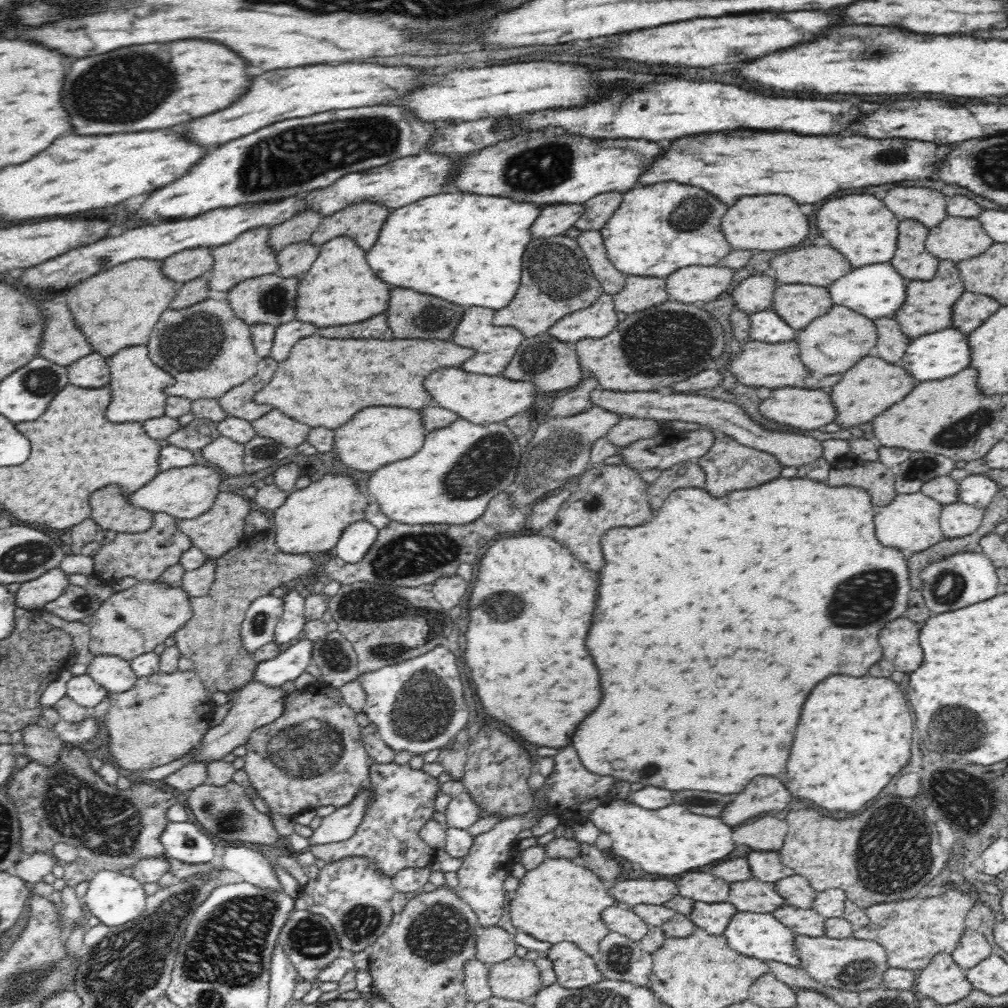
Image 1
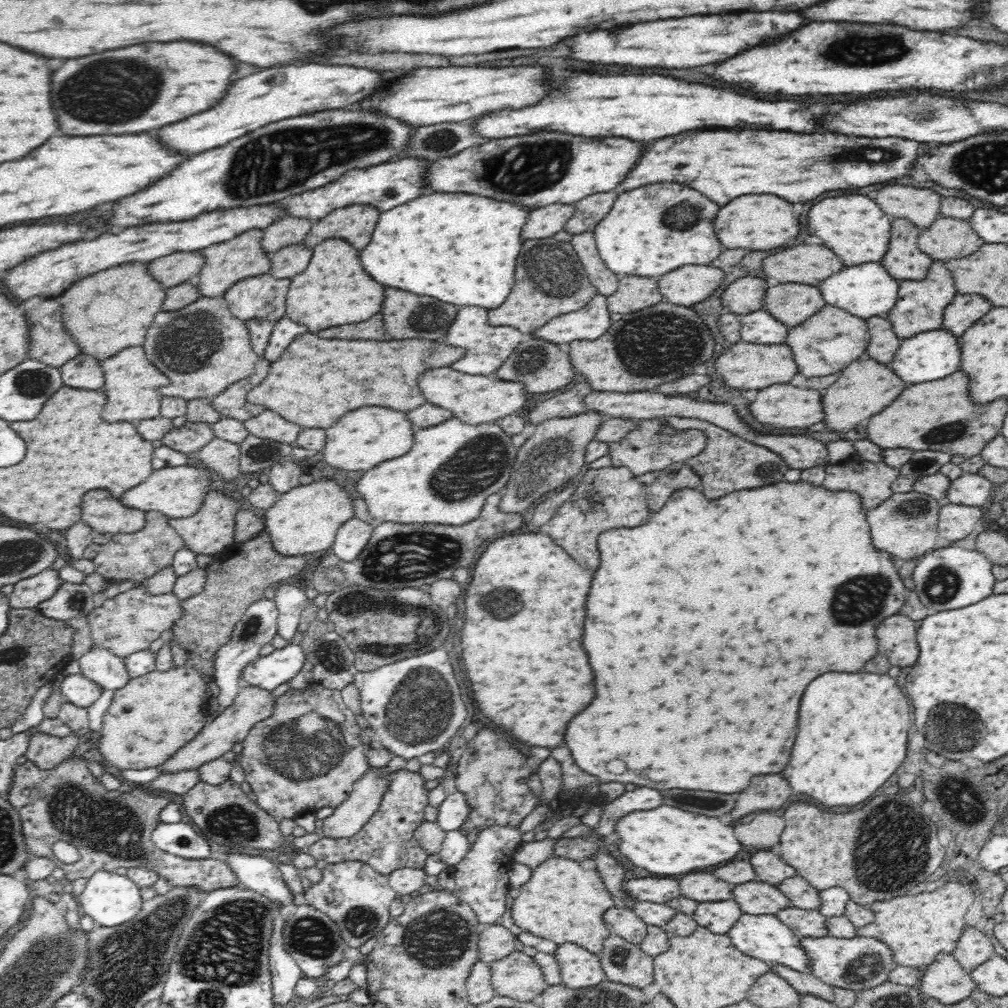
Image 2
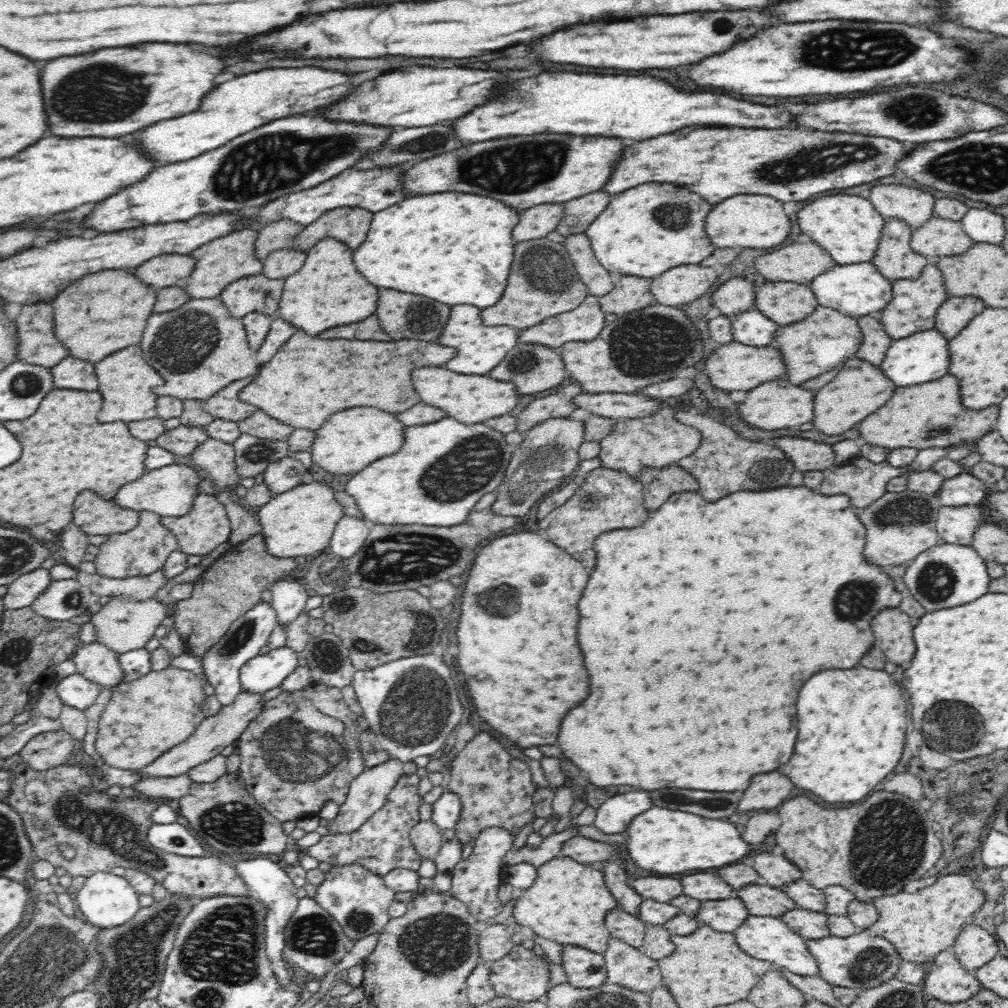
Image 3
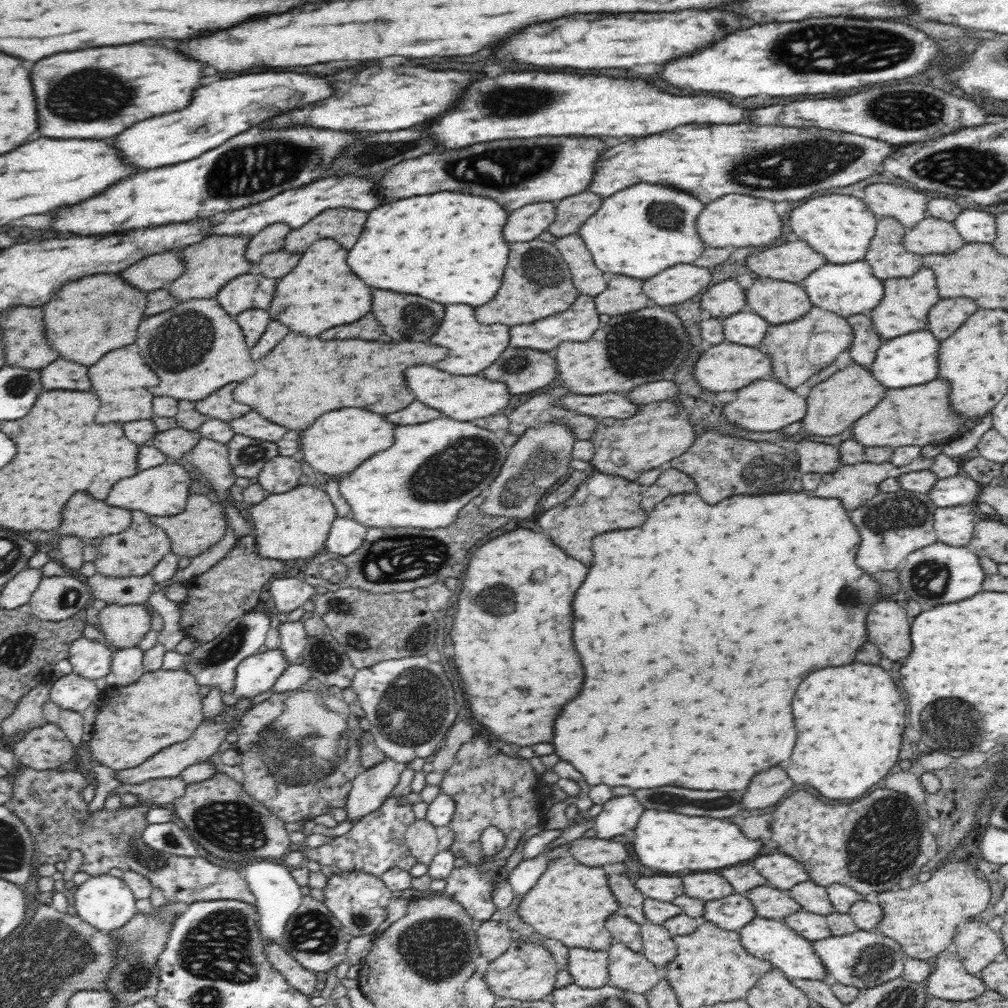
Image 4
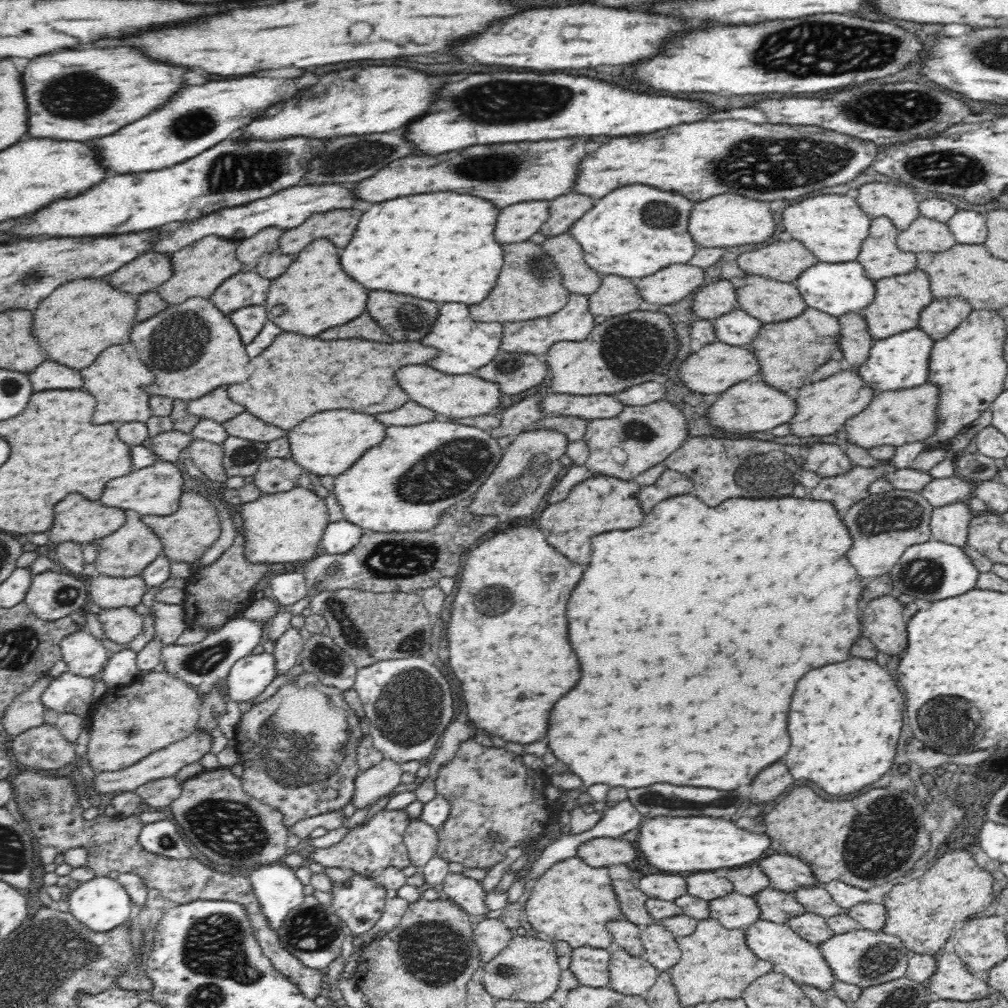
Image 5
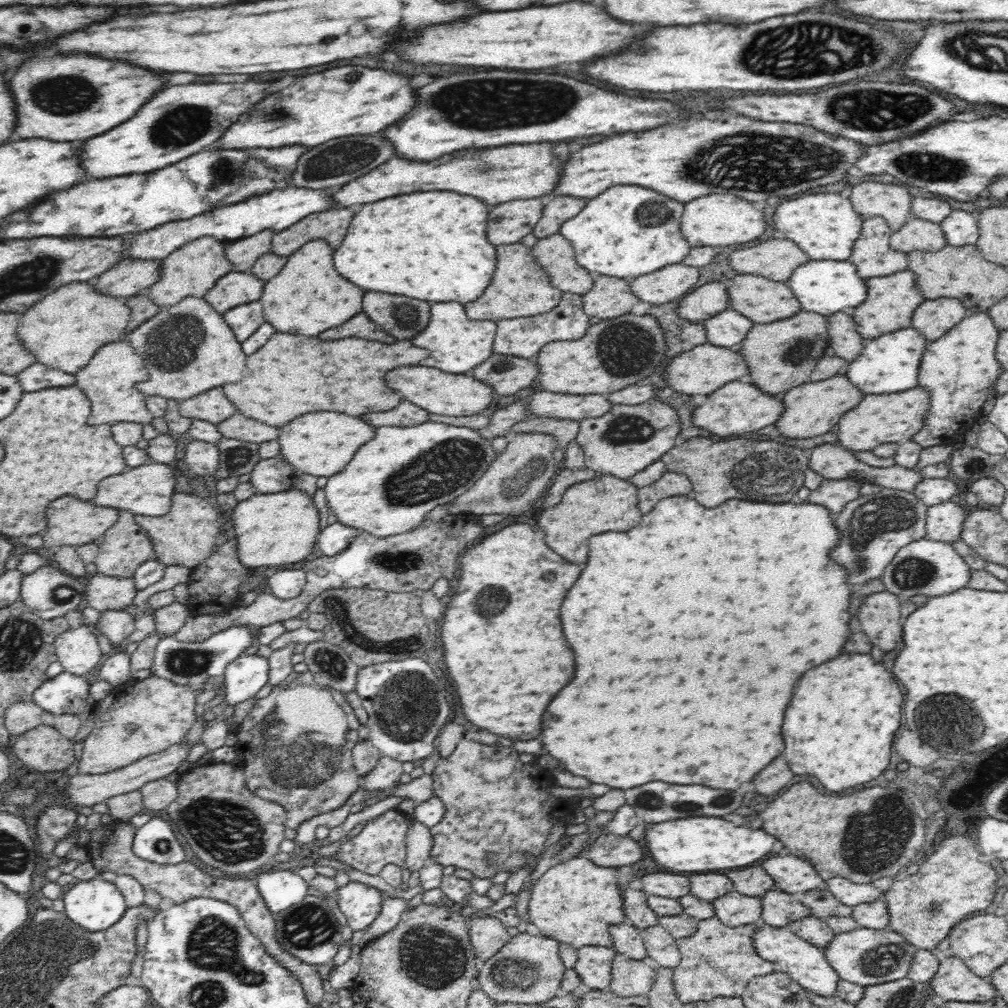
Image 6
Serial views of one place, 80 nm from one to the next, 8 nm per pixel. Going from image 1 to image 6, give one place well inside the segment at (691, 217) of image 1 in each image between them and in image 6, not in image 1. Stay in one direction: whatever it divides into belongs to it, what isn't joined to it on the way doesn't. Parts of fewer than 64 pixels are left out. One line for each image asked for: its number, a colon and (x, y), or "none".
2: (648, 232)
3: (646, 230)
4: (622, 240)
5: (633, 232)
6: (628, 232)

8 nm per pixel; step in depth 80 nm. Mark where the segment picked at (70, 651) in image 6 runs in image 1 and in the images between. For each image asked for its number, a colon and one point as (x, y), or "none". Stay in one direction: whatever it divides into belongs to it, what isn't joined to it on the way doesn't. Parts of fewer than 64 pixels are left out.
1: (113, 673)
2: (103, 667)
3: (95, 662)
4: (92, 660)
5: (85, 656)

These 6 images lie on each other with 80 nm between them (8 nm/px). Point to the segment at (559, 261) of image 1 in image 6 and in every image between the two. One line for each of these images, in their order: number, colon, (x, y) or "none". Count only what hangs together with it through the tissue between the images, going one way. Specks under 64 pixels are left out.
2: (552, 281)
3: (543, 282)
4: (538, 283)
5: (530, 286)
6: (520, 288)

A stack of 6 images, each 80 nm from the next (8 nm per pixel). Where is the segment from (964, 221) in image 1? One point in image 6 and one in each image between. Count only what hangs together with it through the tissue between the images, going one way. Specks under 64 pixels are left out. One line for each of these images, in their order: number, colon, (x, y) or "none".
2: (948, 238)
3: (939, 237)
4: (932, 236)
5: (924, 235)
6: (918, 235)

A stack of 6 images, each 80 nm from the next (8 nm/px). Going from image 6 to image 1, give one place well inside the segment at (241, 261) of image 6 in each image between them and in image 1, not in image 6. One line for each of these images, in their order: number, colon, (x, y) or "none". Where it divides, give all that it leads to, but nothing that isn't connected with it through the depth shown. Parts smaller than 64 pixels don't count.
1: (299, 228)
2: (278, 235)
3: (279, 234)
4: (270, 239)
5: (249, 251)

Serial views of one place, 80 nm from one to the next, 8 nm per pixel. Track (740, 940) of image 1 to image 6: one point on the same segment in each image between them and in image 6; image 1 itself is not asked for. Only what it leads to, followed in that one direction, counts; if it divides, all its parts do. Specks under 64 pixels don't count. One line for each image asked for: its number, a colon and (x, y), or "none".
2: (764, 937)
3: (769, 938)
4: (771, 940)
5: (776, 943)
6: (804, 962)

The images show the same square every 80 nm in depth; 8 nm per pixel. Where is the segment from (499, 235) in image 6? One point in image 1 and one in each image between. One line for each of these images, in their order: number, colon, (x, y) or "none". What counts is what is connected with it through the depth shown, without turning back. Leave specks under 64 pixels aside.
1: (555, 220)
2: (545, 222)
3: (535, 223)
4: (526, 224)
5: (517, 223)

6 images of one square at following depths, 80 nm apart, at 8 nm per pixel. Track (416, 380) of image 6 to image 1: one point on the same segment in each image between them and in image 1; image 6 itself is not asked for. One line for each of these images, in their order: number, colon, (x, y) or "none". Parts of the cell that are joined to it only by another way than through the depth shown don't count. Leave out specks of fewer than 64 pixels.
1: (482, 399)
2: (477, 399)
3: (471, 399)
4: (464, 398)
5: (463, 396)

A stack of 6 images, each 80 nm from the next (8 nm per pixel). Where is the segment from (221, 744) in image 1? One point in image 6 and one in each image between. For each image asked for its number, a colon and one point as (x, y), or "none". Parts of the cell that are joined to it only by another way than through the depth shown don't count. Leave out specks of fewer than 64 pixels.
2: (253, 704)
3: (215, 733)
4: (170, 762)
5: (167, 762)
6: (83, 790)

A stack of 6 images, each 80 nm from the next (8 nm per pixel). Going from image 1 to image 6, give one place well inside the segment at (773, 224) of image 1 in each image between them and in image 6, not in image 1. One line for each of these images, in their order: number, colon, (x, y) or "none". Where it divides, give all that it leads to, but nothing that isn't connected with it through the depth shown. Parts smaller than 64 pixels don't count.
2: (750, 222)
3: (743, 222)
4: (735, 221)
5: (726, 220)
6: (718, 219)

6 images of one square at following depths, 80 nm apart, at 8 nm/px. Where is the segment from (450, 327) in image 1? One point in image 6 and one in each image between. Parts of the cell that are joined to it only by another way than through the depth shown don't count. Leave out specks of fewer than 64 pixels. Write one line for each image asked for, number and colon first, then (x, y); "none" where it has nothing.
2: (406, 315)
3: (402, 315)
4: (404, 317)
5: (405, 318)
6: (403, 317)

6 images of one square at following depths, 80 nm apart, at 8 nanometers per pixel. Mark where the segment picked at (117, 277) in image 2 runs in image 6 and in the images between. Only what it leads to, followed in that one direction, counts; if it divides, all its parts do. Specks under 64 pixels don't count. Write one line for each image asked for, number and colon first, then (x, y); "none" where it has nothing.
3: (103, 313)
4: (88, 318)
5: (82, 318)
6: (64, 330)

